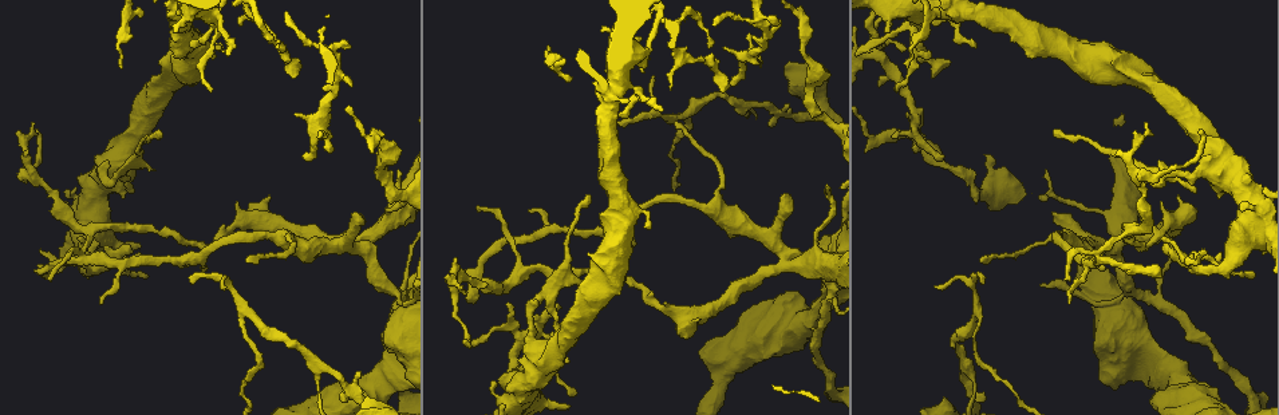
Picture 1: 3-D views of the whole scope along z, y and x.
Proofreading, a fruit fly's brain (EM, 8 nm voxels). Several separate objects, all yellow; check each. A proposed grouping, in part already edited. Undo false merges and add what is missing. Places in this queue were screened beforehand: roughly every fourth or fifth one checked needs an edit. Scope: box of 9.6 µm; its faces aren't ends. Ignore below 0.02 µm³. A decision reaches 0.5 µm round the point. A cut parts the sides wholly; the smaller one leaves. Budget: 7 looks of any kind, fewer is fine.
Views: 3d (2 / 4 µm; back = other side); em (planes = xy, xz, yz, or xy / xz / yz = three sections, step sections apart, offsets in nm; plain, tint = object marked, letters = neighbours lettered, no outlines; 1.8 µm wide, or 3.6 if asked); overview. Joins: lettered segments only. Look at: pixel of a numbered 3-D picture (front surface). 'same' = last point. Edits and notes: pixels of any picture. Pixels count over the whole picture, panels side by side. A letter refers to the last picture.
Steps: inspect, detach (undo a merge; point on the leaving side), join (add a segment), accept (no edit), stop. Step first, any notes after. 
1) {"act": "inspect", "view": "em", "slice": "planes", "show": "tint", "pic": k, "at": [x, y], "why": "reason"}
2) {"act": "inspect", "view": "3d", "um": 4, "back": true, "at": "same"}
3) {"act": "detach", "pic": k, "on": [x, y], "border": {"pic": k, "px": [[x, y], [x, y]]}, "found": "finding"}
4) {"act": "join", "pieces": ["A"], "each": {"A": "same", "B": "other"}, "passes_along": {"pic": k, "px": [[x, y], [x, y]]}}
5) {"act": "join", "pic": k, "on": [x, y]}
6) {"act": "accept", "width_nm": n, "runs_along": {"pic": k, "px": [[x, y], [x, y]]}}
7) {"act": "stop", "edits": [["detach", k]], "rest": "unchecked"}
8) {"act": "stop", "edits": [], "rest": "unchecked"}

{"act": "inspect", "view": "em", "slice": "xz", "step": 4, "show": "tint", "pic": 1, "at": [878, 85], "why": "free end"}

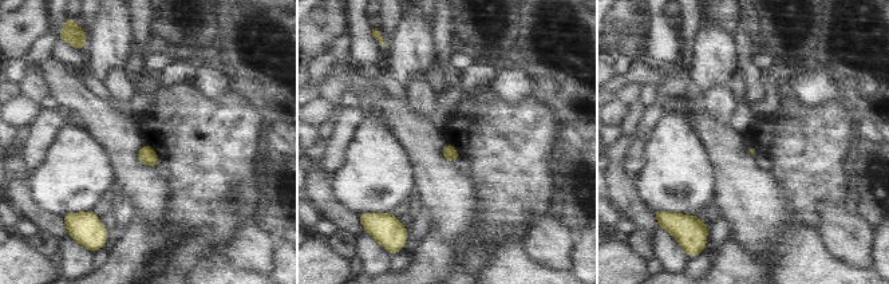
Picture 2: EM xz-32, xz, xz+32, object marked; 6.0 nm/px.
{"act": "inspect", "view": "em", "slice": "planes", "show": "letters", "at": "same"}

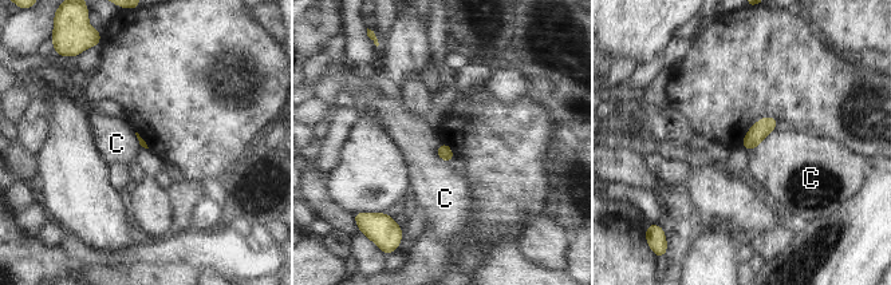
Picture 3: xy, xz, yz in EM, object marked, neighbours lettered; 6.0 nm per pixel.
{"act": "accept", "each": {"C": "other"}, "border": {"pic": 3, "px": [[775, 129], [748, 151]]}, "found": "none of them fits"}

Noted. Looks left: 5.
{"act": "inspect", "view": "3d", "um": 2, "pic": 1, "at": [645, 71], "why": "free end"}

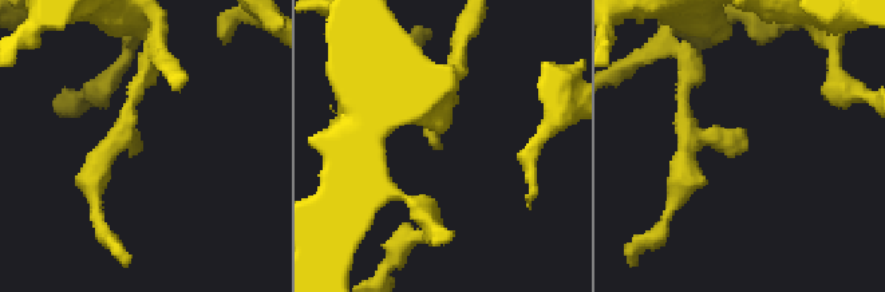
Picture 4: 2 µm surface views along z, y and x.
{"act": "inspect", "view": "em", "slice": "xz", "step": 4, "show": "letters", "pic": 4, "at": [436, 147], "why": "need the tissue"}

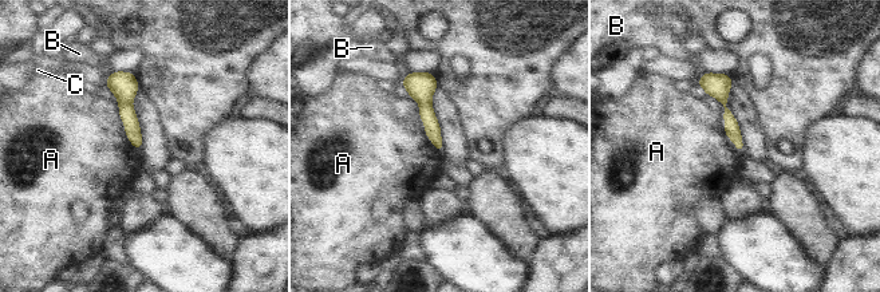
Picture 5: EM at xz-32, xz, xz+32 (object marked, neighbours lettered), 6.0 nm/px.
{"act": "inspect", "view": "em", "slice": "planes", "show": "letters", "at": "same"}

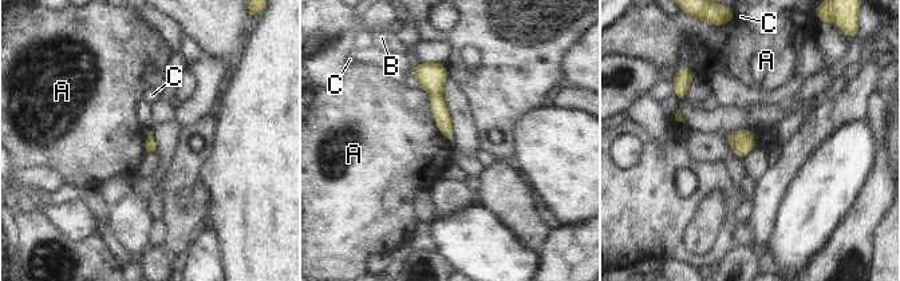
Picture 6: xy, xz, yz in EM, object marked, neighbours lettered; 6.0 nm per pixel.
{"act": "accept", "each": {"A": "other", "B": "other", "C": "other"}, "found": "none of them fits"}

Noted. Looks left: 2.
{"act": "inspect", "view": "3d", "um": 2, "pic": 1, "at": [50, 281], "why": "branch stops here"}

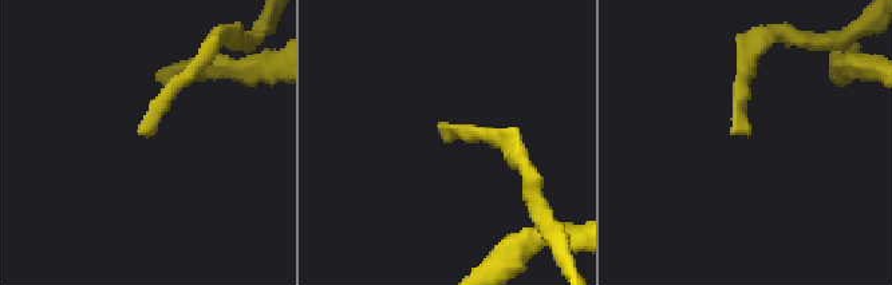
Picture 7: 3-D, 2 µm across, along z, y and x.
{"act": "inspect", "view": "em", "slice": "planes", "show": "letters", "pic": 7, "at": [442, 124], "why": "now the EM"}

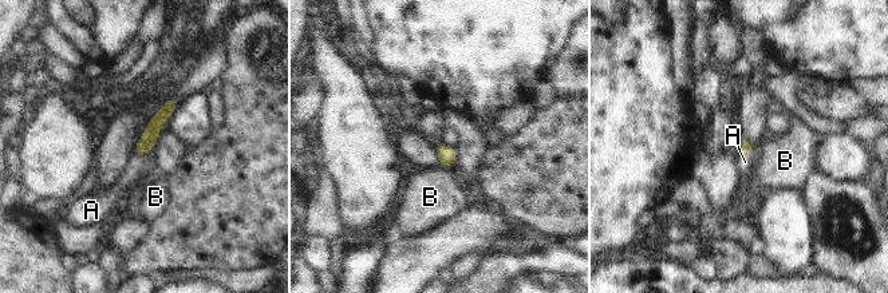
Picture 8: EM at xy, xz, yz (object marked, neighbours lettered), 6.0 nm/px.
{"act": "join", "pieces": ["A"], "longest_contact_nm": ["A", 110], "each": {"A": "same", "B": "other"}, "passes_along": {"pic": 8, "px": [[744, 147], [746, 153], [745, 162]]}, "found": "the neuron continues"}

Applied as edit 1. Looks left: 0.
{"act": "stop", "edits": [["join", 8]], "rest": "unchecked"}

